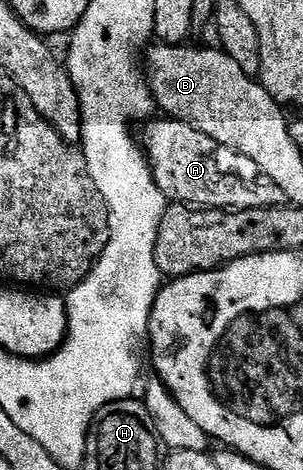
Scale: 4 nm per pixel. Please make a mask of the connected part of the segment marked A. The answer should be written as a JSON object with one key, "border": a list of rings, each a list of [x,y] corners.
{"border":[[[161,117],[150,127],[150,147],[148,158],[154,172],[154,179],[167,200],[178,205],[213,209],[216,211],[243,211],[244,209],[260,209],[258,203],[246,203],[246,199],[234,199],[234,203],[226,203],[226,195],[234,191],[258,191],[258,187],[266,187],[266,191],[278,191],[278,195],[266,195],[266,199],[274,199],[274,207],[283,206],[287,202],[284,189],[272,181],[264,169],[252,157],[240,153],[223,143],[217,143],[208,133],[200,133],[190,123],[182,119]]]}

